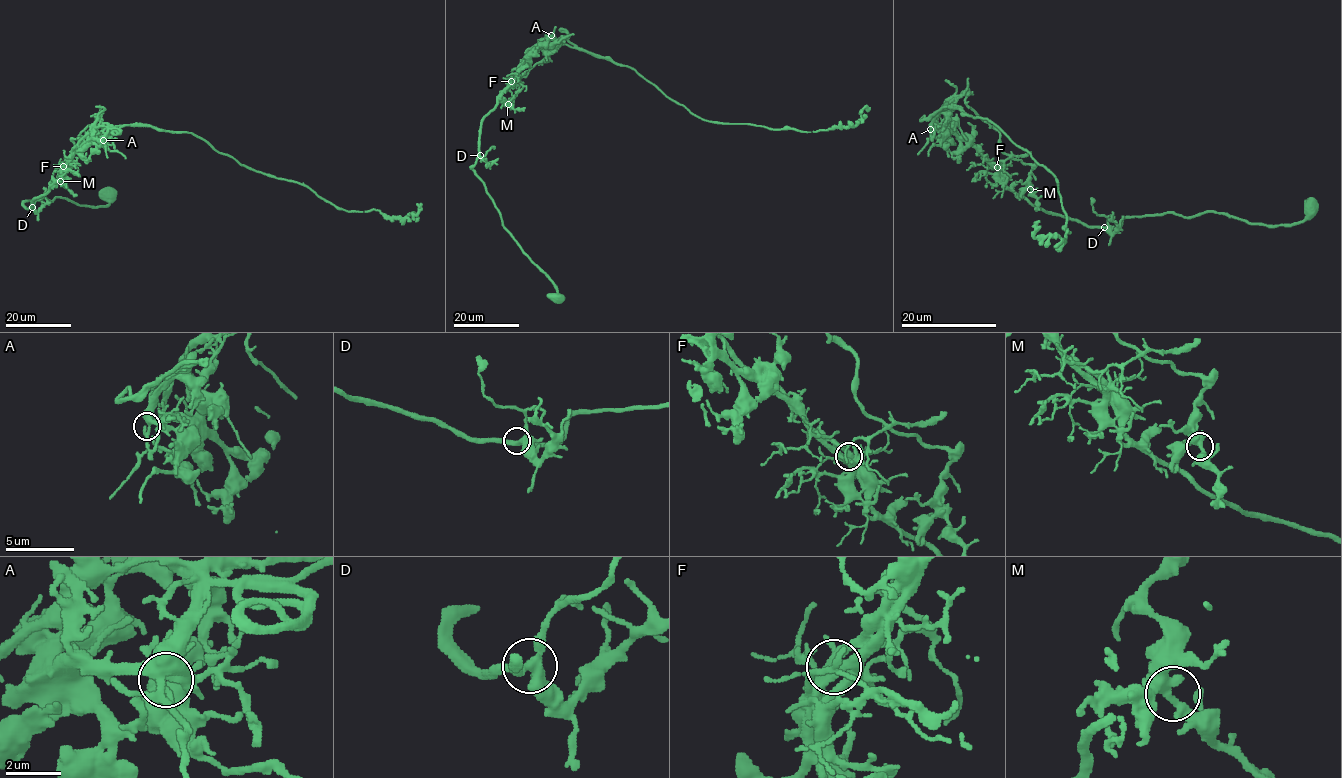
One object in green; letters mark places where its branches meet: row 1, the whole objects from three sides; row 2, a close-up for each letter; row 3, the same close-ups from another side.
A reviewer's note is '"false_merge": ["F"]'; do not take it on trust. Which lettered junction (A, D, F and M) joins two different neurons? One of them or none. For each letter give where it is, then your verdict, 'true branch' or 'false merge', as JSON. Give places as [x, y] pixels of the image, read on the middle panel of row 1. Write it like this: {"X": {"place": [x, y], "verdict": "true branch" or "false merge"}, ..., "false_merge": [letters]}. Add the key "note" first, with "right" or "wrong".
{"note": "right", "A": {"place": [551, 35], "verdict": "true branch"}, "D": {"place": [480, 155], "verdict": "true branch"}, "F": {"place": [511, 81], "verdict": "false merge"}, "M": {"place": [508, 104], "verdict": "true branch"}, "false_merge": ["F"]}

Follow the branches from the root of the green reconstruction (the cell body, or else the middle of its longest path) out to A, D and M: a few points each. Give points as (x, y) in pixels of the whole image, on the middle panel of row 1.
A: (557, 297), (554, 282), (505, 228), (484, 182), (471, 168), (479, 155), (481, 120), (535, 48), (551, 35)
D: (557, 297), (554, 282), (505, 228), (484, 182), (471, 168), (480, 155)
M: (557, 297), (554, 282), (505, 228), (471, 168), (479, 155), (481, 120), (498, 96), (508, 104)

